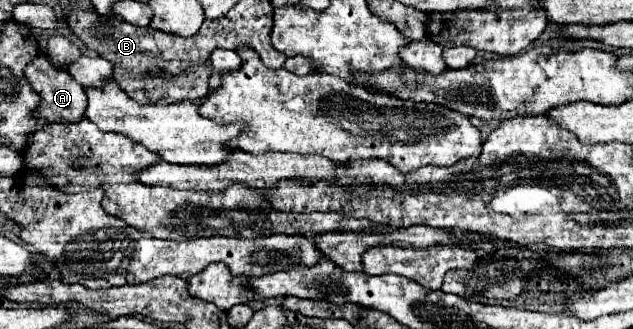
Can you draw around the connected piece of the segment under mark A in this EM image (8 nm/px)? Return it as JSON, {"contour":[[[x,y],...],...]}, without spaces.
{"contour":[[[38,50],[36,58],[26,66],[26,78],[30,80],[30,86],[34,88],[36,94],[40,94],[42,102],[40,106],[36,108],[34,116],[38,118],[44,118],[48,122],[54,122],[54,120],[62,120],[62,122],[80,122],[84,118],[84,110],[86,110],[86,92],[84,88],[66,72],[66,70],[58,70],[52,66],[52,62],[46,58],[44,50]]]}

